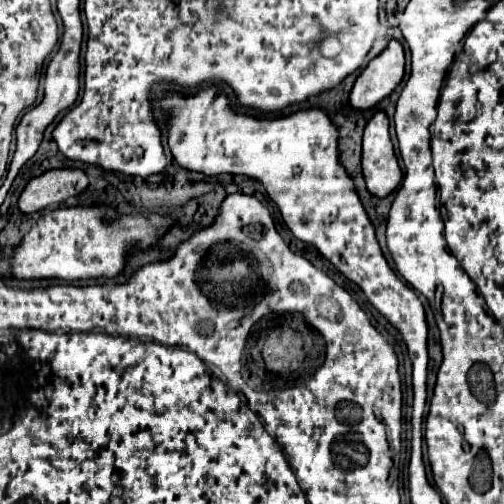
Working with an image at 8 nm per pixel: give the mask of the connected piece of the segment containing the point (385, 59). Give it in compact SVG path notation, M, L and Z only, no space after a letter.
M391 41L389 47L377 55L357 77L349 103L359 111L375 107L381 99L389 97L395 87L401 83L405 73L405 55L403 47L397 41Z

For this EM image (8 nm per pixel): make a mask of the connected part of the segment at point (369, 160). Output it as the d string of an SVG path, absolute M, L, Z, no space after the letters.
M377 111L365 127L361 167L369 193L379 199L393 193L403 179L389 137L389 119L383 111Z

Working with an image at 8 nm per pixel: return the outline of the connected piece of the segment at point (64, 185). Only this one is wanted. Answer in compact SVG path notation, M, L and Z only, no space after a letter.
M53 169L39 177L33 177L19 197L19 209L23 213L41 211L53 203L63 203L69 197L81 195L89 185L85 171L81 169Z

